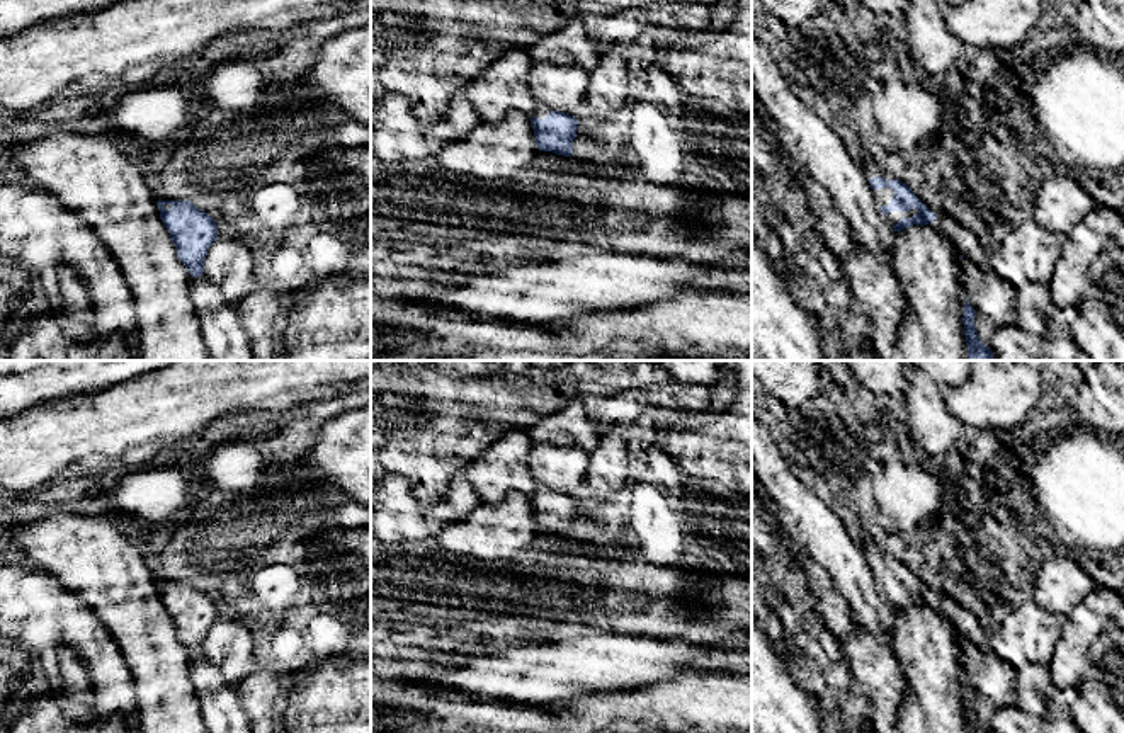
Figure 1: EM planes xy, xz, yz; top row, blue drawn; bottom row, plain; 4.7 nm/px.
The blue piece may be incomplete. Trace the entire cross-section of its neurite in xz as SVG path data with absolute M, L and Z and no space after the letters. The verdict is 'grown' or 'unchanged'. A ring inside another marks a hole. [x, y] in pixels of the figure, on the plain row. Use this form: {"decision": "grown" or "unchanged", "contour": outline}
{"decision": "grown", "contour": "M539 485L531 495L531 505L534 509L537 531L563 537L573 536L571 524L576 519L578 500Z"}

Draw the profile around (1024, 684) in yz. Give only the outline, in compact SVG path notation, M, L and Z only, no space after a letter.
M1024 662L1013 670L1013 687L1017 690L1017 707L1042 718L1047 713L1046 685L1051 682L1049 668L1039 662Z

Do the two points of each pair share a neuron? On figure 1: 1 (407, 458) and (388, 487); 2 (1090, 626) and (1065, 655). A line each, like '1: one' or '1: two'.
1: two
2: one

